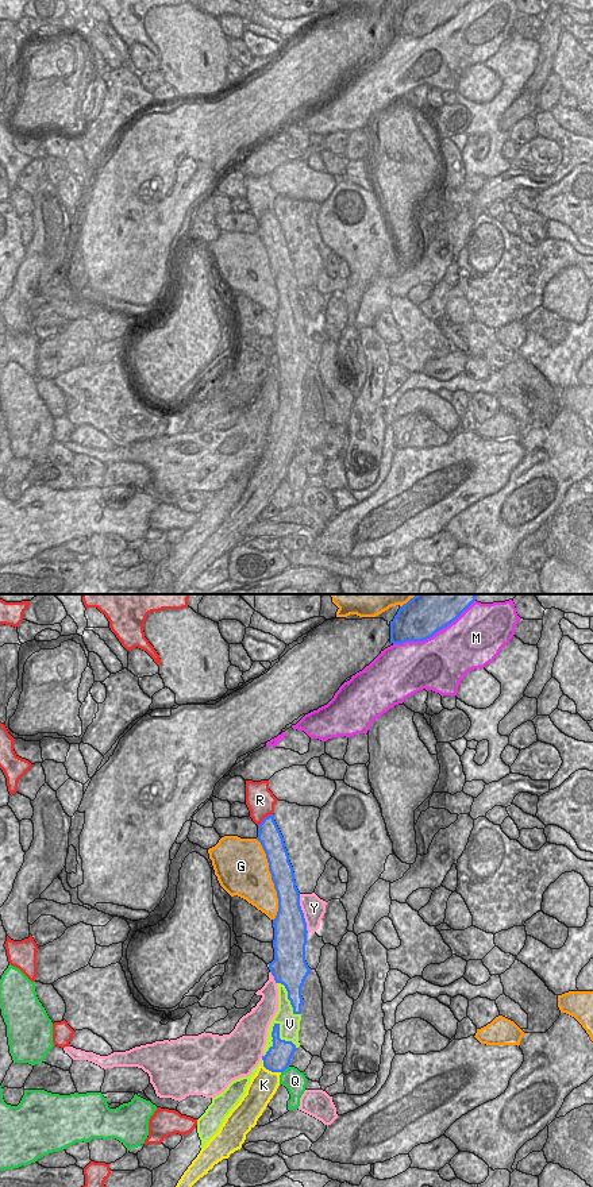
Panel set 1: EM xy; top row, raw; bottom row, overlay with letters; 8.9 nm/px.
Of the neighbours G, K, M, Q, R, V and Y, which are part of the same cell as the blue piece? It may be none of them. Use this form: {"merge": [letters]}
{"merge": ["K"]}

